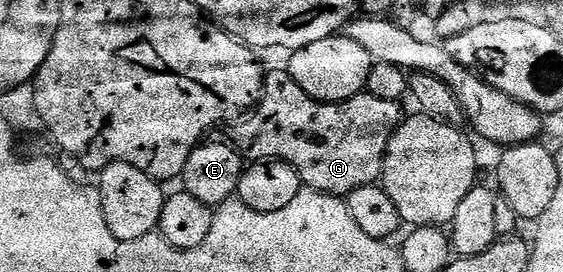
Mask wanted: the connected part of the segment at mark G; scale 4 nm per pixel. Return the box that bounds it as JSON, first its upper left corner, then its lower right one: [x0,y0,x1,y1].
[230,68,402,196]

